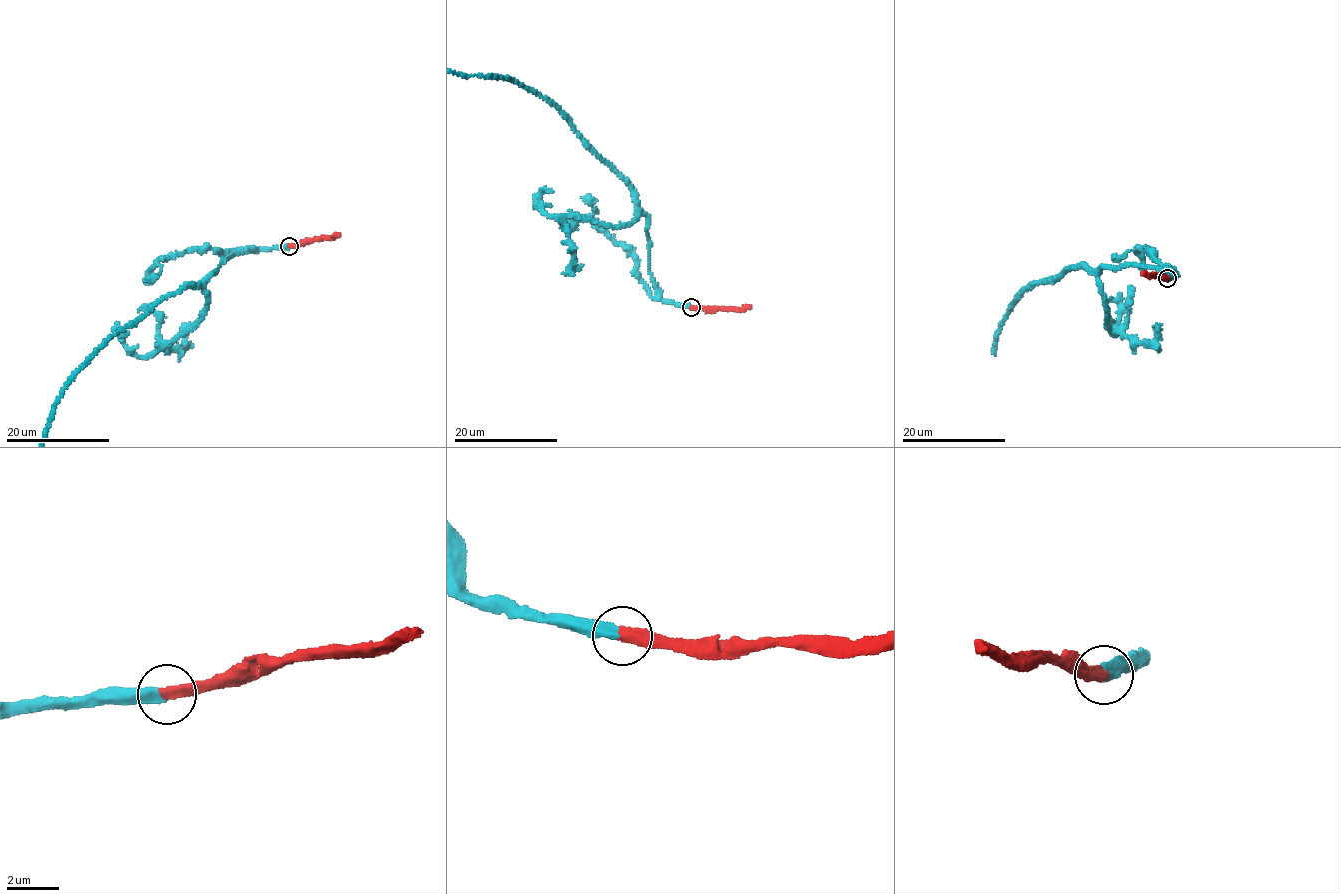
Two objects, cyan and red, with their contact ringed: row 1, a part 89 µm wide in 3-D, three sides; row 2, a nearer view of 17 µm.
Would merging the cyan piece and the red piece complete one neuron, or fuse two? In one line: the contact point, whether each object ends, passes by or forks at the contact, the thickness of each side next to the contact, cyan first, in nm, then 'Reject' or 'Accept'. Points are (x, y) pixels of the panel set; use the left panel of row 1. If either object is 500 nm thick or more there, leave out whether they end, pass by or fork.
Place: (289, 246). At the ring cyan ends. At the ring red ends. Thickness 440 nm (cyan) against 460 nm. Accept

